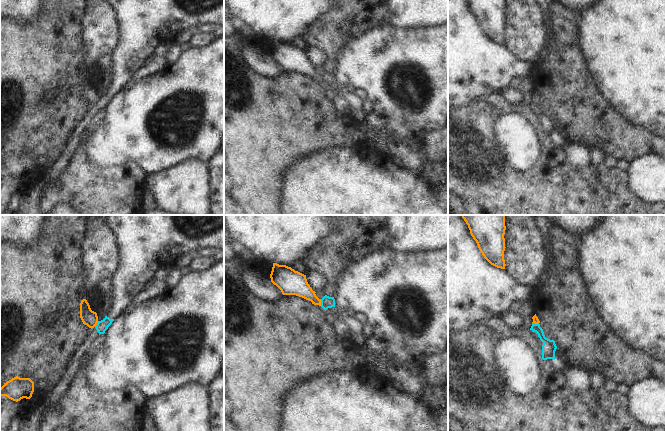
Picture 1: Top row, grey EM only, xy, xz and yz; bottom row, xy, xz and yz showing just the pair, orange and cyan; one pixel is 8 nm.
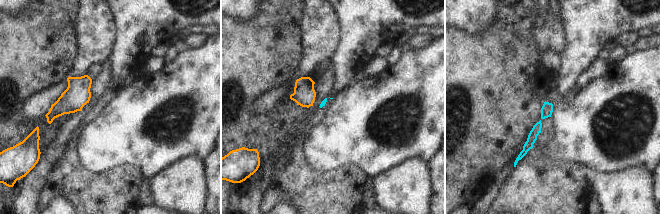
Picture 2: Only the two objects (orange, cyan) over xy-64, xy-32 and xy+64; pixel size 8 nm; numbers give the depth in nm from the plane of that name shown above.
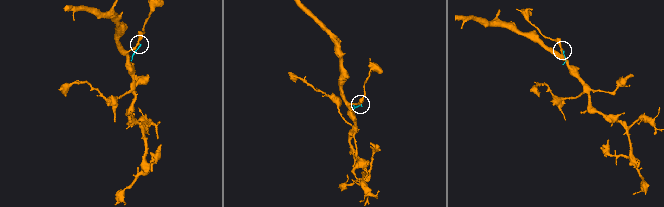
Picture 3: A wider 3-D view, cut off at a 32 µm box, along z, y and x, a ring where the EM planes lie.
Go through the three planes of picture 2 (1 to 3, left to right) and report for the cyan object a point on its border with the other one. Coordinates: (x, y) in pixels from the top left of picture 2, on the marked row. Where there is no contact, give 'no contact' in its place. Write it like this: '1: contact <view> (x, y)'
1: no contact
2: no contact
3: no contact

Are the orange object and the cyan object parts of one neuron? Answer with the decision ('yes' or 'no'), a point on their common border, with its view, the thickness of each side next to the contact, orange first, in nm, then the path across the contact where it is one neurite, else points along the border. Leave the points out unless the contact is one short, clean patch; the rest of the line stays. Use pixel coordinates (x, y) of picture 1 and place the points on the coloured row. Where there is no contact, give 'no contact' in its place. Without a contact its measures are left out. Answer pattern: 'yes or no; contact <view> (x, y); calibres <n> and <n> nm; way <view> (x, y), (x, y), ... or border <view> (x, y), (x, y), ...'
no; contact xz (320, 302); calibres 180 and 100 nm; border xz (320, 299), (321, 305)

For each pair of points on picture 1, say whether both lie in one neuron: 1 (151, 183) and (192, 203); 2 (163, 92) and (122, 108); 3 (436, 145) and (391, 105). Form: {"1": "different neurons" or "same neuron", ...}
{"1": "same neuron", "2": "same neuron", "3": "different neurons"}

